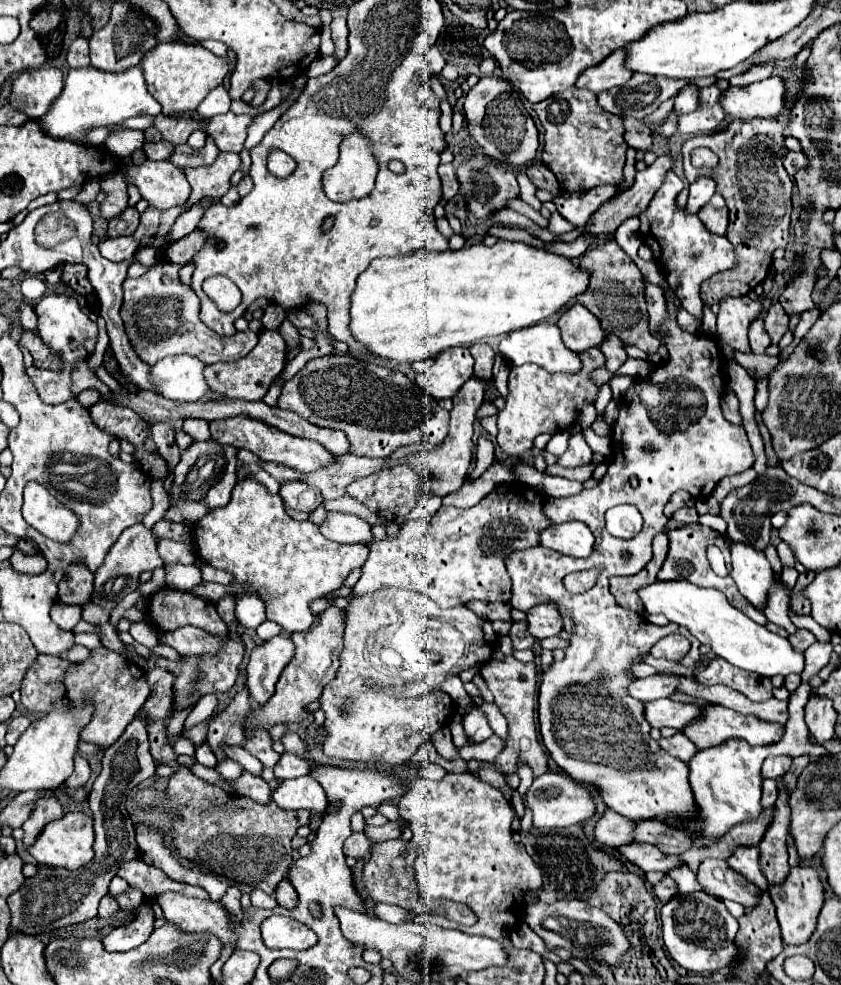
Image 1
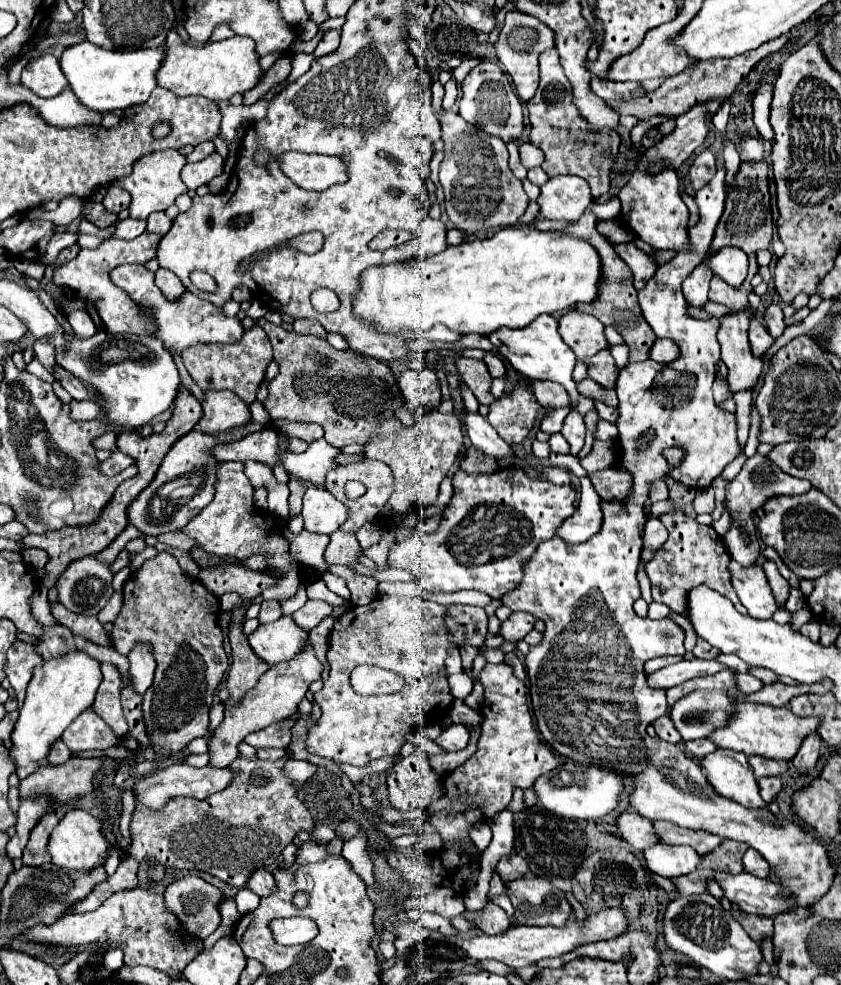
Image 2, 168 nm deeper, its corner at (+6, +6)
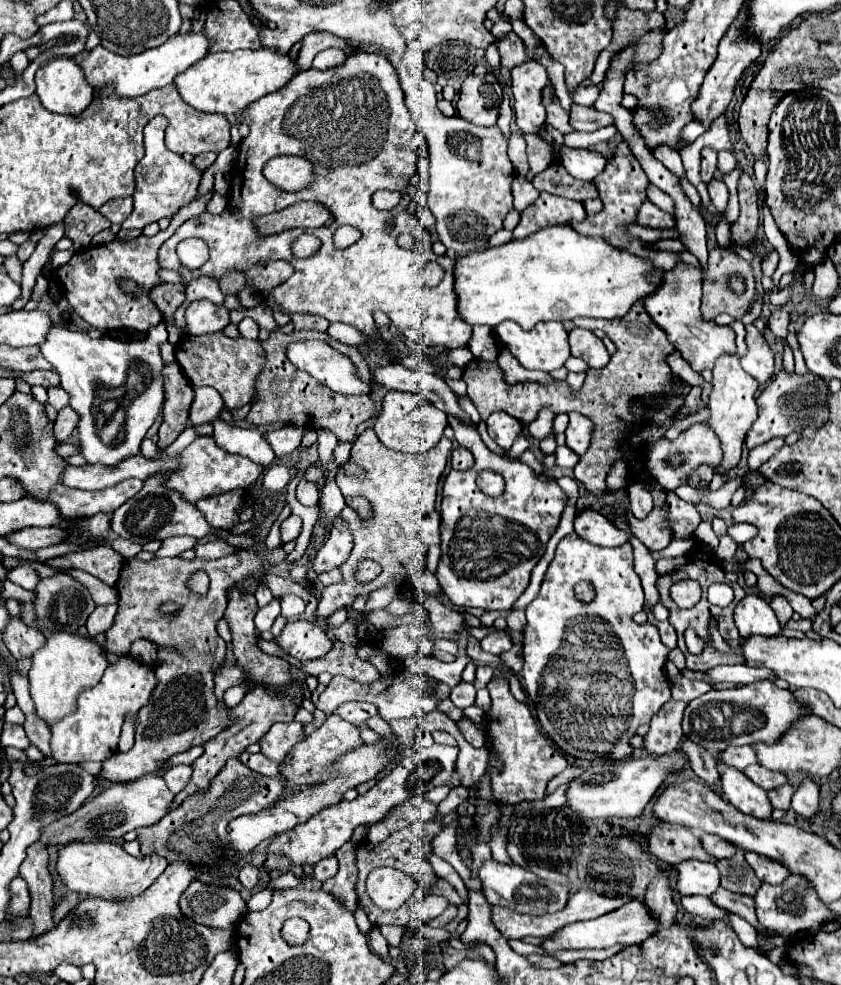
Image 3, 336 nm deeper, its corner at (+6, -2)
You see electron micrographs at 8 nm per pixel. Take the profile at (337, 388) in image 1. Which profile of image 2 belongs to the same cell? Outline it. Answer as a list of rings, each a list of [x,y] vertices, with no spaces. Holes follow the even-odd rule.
[[[265,318],[257,324],[267,332],[275,352],[275,362],[279,364],[279,374],[269,384],[269,394],[263,402],[273,422],[315,422],[325,430],[329,444],[343,448],[347,444],[369,442],[377,424],[381,420],[395,418],[395,410],[403,406],[397,380],[387,364],[353,350],[335,350],[325,338],[287,332],[281,326],[265,322]],[[311,350],[325,354],[329,358],[329,366],[317,364],[309,358]]]

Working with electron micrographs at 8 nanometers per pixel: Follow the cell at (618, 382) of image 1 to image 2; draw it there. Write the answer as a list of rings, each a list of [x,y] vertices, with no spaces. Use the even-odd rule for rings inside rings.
[[[615,344],[615,346],[609,346],[609,352],[611,356],[615,358],[617,366],[619,368],[625,368],[627,362],[629,362],[629,348],[625,344]]]

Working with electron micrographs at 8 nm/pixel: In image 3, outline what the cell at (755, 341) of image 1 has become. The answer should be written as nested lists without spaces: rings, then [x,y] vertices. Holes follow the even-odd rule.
[[[745,326],[747,336],[745,336],[745,344],[747,344],[747,354],[741,358],[741,366],[747,374],[751,374],[755,380],[759,380],[759,384],[765,384],[767,380],[771,380],[773,376],[773,350],[769,348],[765,336],[753,326]]]

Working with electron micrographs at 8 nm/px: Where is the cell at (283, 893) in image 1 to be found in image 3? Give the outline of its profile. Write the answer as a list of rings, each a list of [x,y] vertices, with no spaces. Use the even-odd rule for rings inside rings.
[[[253,864],[243,866],[241,872],[239,872],[239,882],[241,882],[243,888],[247,888],[247,890],[257,888],[257,882],[259,882],[259,868],[255,868]]]

